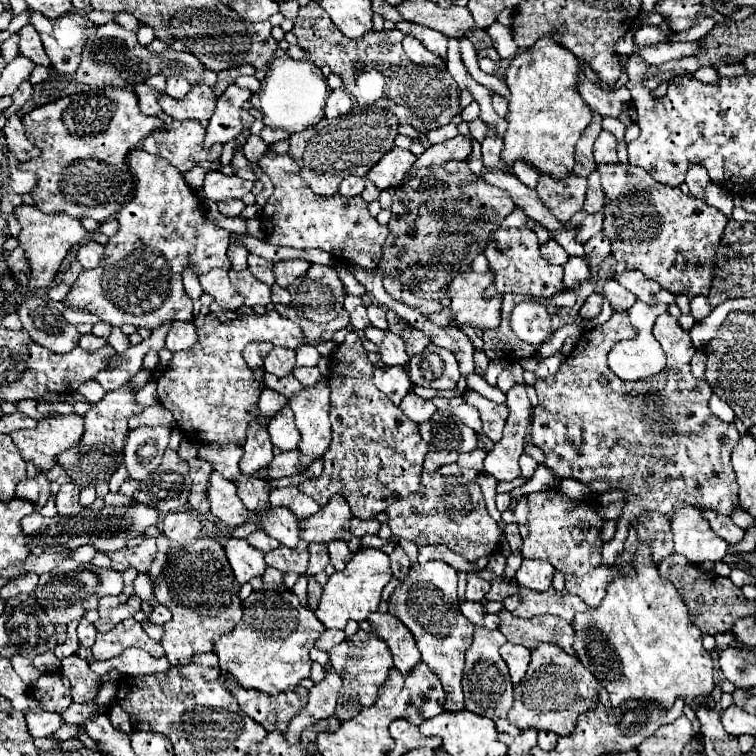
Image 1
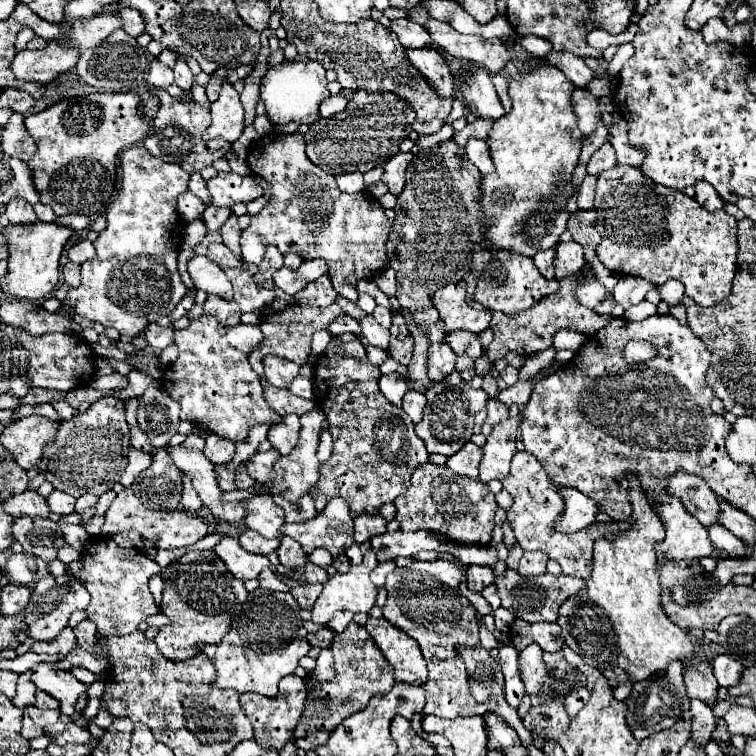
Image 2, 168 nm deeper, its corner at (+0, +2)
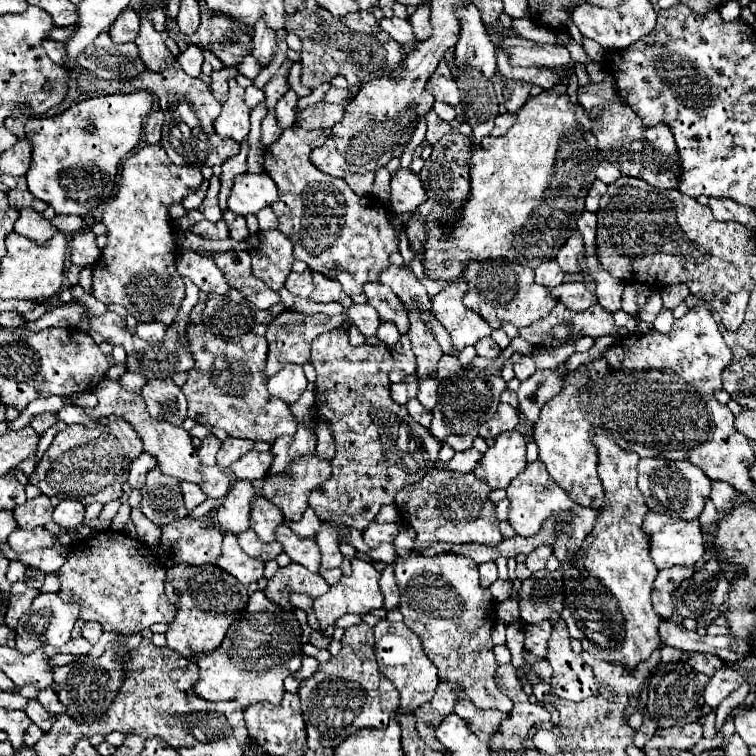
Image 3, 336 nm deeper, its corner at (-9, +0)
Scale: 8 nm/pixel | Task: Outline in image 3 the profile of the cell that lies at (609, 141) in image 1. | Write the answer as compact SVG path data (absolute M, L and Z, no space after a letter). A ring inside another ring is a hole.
M601 161L595 173L597 173L597 179L603 181L603 183L607 183L607 185L615 183L621 177L619 167L615 167L615 163L609 163L609 161Z

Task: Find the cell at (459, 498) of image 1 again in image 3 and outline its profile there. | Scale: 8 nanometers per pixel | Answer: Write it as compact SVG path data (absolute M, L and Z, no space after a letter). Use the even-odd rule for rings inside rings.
M431 469L419 483L403 487L395 495L395 505L401 517L417 531L413 551L421 551L439 541L499 545L503 537L489 493L491 489L487 489L481 479L447 469Z

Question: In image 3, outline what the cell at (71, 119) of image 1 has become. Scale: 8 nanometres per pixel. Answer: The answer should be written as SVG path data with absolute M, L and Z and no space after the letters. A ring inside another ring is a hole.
M135 91L85 99L55 117L27 119L25 133L33 143L33 163L27 171L29 191L63 215L81 217L109 201L119 161L141 143L143 119L151 105L151 93Z

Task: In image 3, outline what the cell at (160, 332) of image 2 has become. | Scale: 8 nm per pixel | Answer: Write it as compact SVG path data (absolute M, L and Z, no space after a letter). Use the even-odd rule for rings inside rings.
M137 323L137 335L149 343L159 343L167 331L163 323Z

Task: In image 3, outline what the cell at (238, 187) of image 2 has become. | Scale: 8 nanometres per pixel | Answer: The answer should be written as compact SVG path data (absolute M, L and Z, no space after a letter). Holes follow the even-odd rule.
M267 173L237 175L229 193L229 209L237 215L257 213L279 199L277 187Z

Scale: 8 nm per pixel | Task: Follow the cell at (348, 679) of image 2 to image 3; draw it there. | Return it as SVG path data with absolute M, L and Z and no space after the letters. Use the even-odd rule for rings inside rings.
M367 623L347 627L341 639L341 653L335 659L321 663L319 669L301 683L299 697L309 749L337 747L353 729L387 727L391 711L399 707L399 693L379 671L373 645L373 629Z

